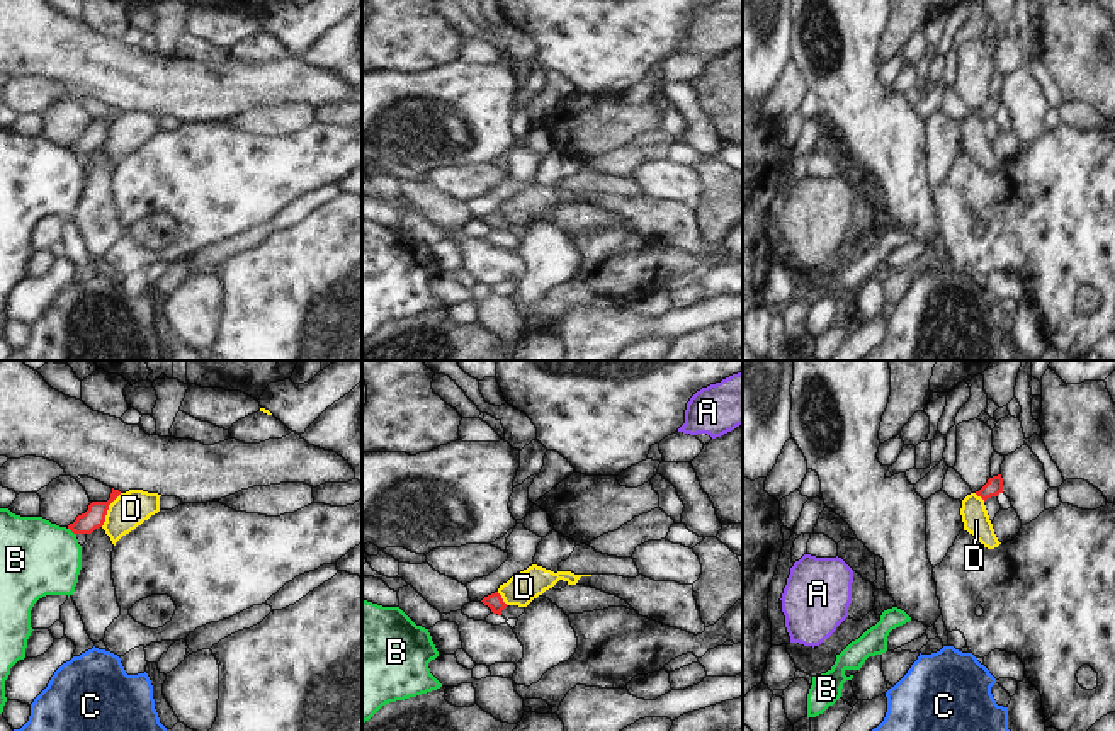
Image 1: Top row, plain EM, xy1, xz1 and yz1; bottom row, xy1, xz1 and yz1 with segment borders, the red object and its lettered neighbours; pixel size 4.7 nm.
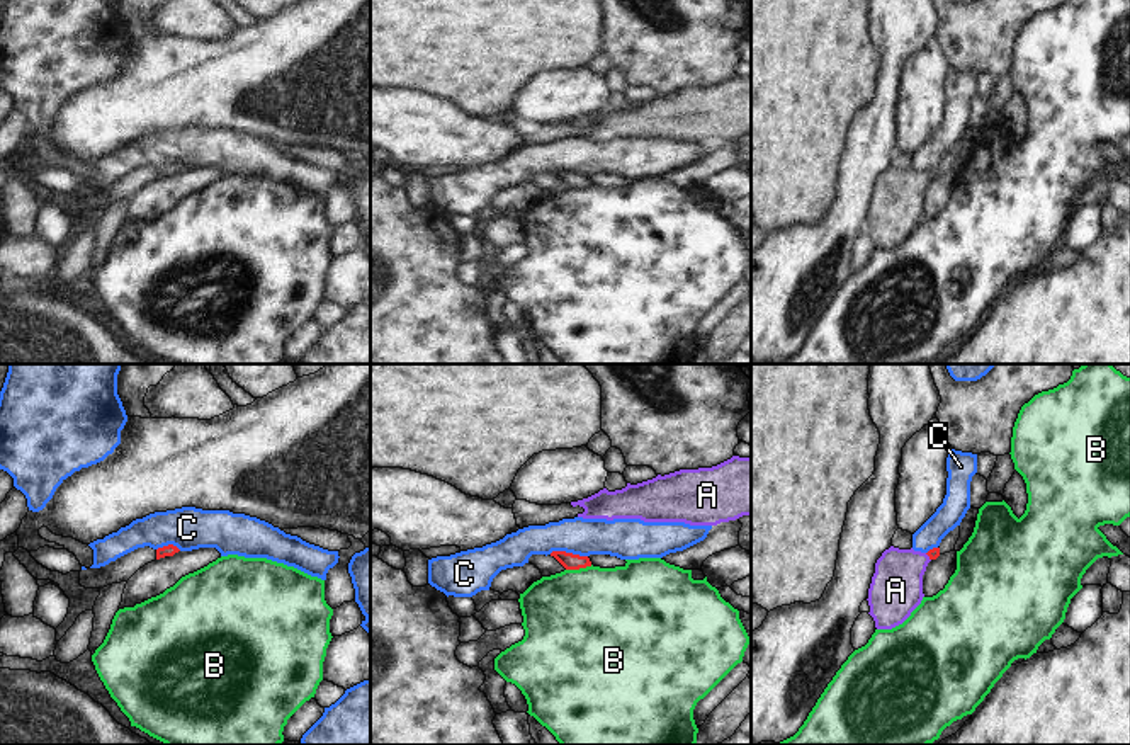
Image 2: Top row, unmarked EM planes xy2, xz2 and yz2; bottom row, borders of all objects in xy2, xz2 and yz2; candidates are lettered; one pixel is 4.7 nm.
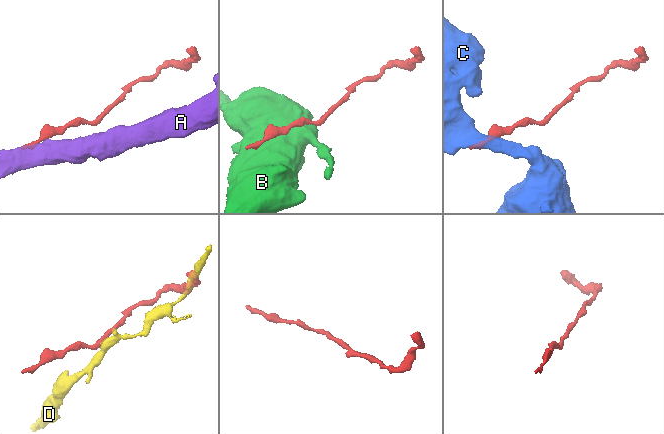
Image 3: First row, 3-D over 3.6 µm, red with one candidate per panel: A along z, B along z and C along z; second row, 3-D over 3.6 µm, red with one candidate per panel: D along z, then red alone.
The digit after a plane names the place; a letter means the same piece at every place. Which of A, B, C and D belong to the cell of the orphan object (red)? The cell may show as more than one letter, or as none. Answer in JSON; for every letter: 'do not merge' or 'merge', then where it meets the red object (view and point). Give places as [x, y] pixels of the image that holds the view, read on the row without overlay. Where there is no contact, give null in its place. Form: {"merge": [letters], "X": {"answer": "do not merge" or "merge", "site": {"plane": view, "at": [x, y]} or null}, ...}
{"merge": ["A"], "A": {"answer": "merge", "site": {"plane": "yz2", "at": [928, 174]}}, "B": {"answer": "do not merge", "site": {"plane": "xz2", "at": [578, 187]}}, "C": {"answer": "do not merge", "site": {"plane": "xz2", "at": [568, 172]}}, "D": {"answer": "do not merge", "site": {"plane": "xy1", "at": [107, 128]}}}

